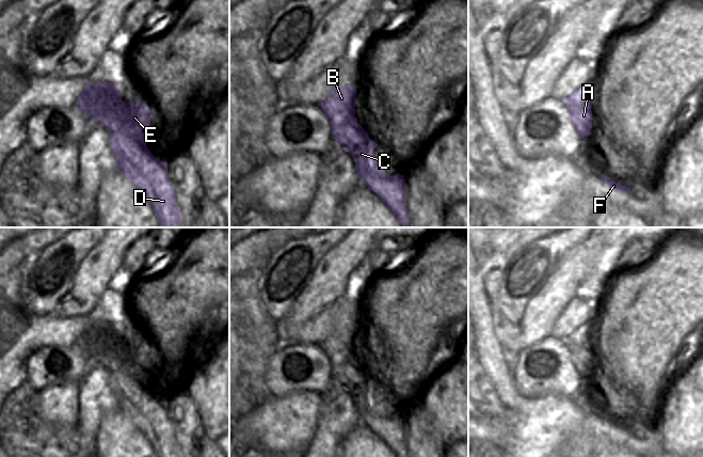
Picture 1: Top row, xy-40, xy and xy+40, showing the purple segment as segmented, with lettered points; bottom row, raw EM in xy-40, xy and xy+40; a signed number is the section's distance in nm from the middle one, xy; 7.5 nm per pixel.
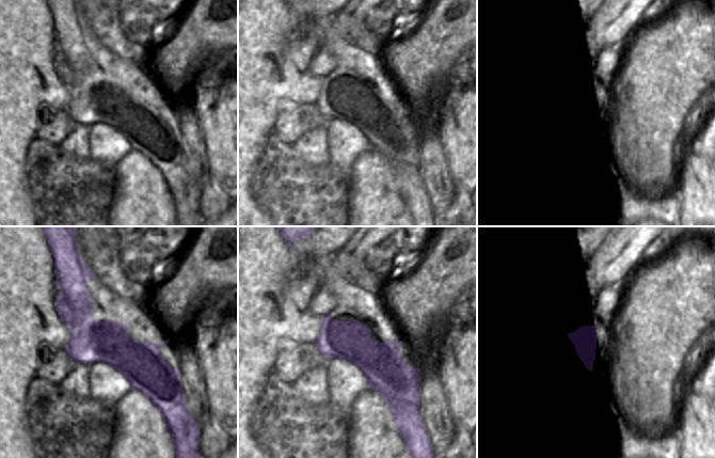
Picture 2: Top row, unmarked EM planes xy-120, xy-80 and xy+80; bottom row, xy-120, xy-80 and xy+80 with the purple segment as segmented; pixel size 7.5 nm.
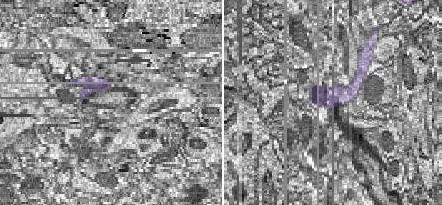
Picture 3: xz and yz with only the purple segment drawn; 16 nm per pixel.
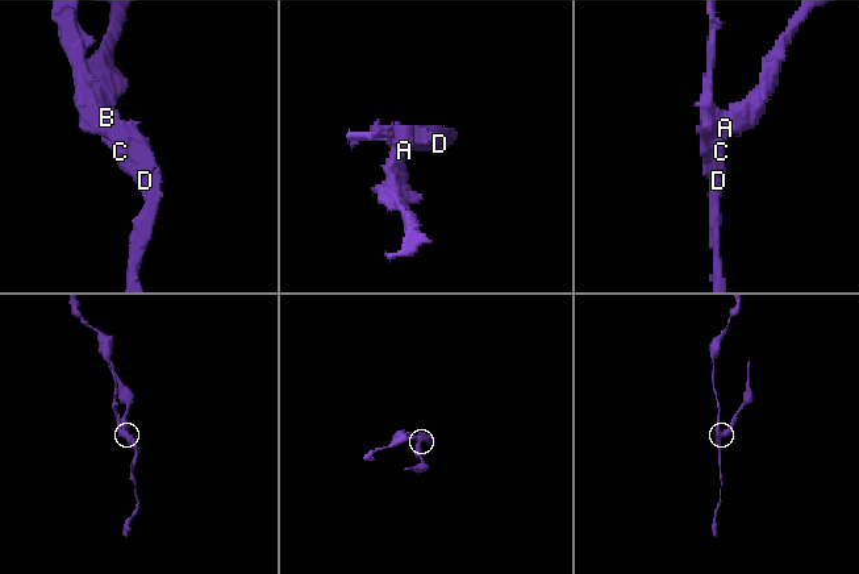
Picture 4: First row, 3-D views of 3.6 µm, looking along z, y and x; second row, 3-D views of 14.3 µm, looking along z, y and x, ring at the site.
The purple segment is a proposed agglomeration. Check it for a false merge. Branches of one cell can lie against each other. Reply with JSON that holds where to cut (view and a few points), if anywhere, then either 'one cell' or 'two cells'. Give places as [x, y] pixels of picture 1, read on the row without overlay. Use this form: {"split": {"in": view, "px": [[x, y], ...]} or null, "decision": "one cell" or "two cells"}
{"split": {"in": "xy+40", "px": [[589, 343], [585, 345], [571, 344], [569, 346]]}, "decision": "two cells"}

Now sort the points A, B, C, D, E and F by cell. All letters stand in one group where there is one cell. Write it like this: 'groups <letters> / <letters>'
groups A / B C D E F

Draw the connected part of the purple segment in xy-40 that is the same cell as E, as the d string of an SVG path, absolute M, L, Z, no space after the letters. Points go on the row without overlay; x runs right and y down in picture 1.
M87 321L76 344L110 373L110 388L116 396L116 408L146 437L157 457L182 457L165 400L156 397L144 382L142 369L150 364L153 353L139 337L137 344L123 341L123 330L115 324Z

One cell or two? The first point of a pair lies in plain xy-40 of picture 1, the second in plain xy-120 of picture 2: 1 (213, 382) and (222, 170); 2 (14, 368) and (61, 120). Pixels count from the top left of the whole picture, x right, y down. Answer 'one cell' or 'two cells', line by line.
1: one cell
2: two cells

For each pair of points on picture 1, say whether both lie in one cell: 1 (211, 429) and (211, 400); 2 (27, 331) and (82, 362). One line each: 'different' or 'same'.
1: same
2: different

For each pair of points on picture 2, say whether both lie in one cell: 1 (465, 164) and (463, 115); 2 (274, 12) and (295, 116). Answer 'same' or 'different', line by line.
1: same
2: different

